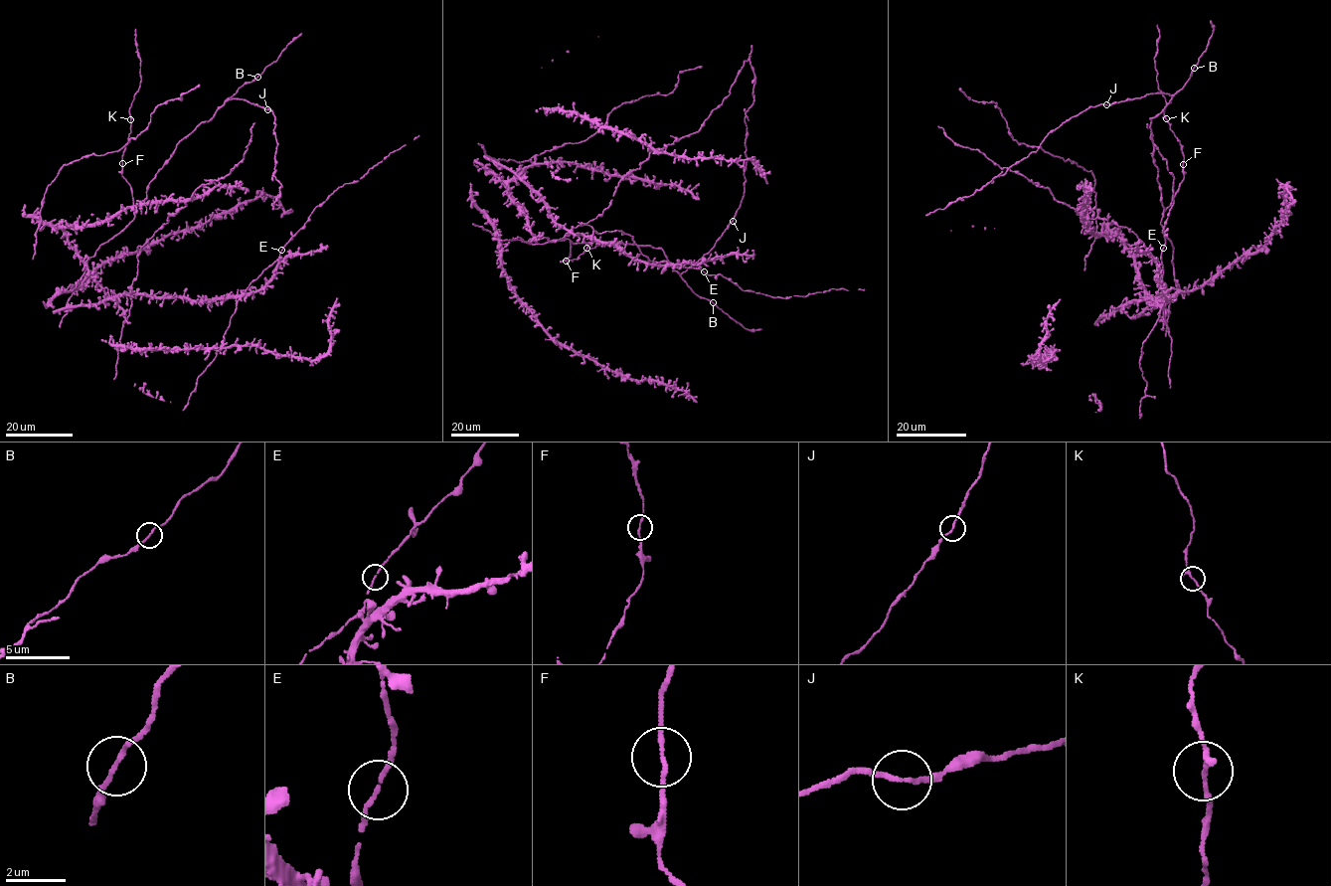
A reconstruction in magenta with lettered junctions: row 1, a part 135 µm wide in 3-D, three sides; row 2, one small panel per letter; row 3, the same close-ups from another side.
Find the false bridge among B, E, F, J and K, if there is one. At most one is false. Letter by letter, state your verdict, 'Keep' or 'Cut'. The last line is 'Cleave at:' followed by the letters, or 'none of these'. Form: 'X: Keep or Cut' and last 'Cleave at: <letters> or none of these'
B: Keep
E: Keep
F: Keep
J: Keep
K: Keep
Cleave at: none of these

